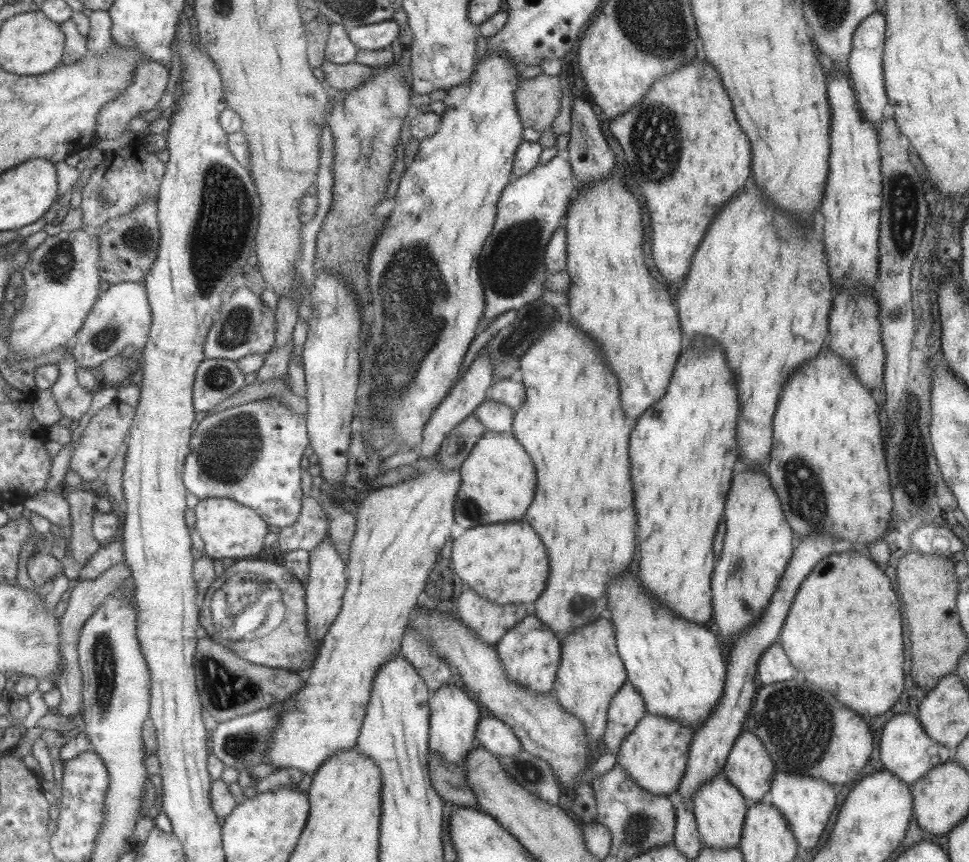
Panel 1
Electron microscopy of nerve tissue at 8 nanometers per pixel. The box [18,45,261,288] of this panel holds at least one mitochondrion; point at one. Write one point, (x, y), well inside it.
(59, 261)

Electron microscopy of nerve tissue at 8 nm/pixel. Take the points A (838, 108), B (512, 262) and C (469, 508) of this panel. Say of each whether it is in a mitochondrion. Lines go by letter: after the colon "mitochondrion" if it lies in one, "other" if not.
A: other
B: mitochondrion
C: mitochondrion

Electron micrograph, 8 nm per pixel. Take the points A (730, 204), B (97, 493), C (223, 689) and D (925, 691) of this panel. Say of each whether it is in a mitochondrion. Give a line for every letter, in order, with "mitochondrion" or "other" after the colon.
A: other
B: other
C: mitochondrion
D: other

